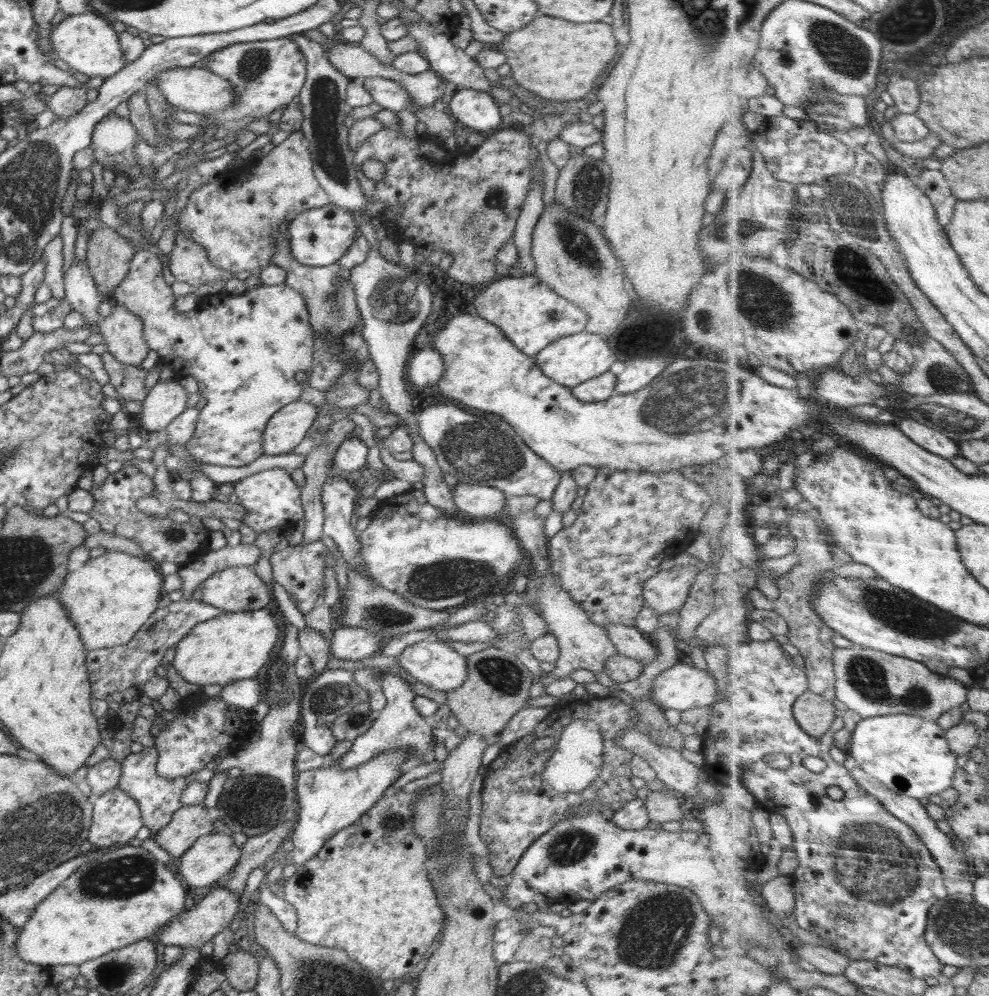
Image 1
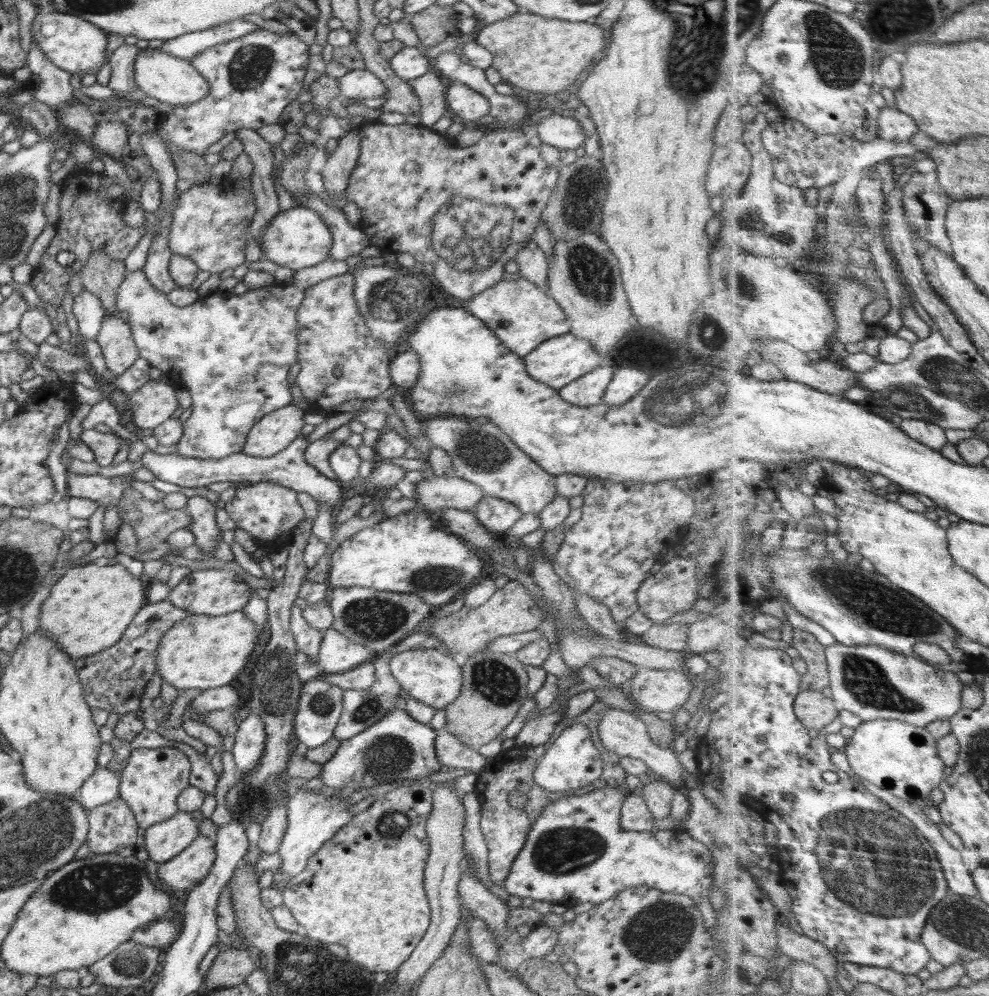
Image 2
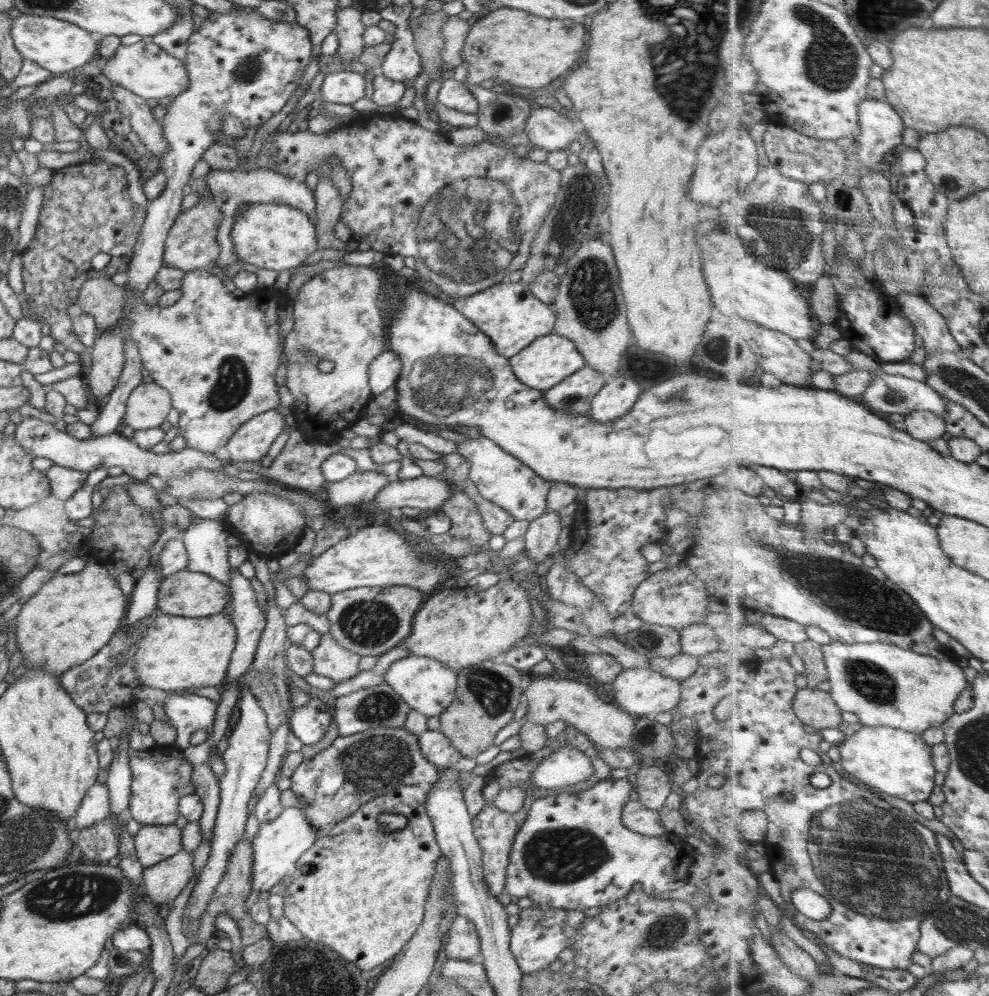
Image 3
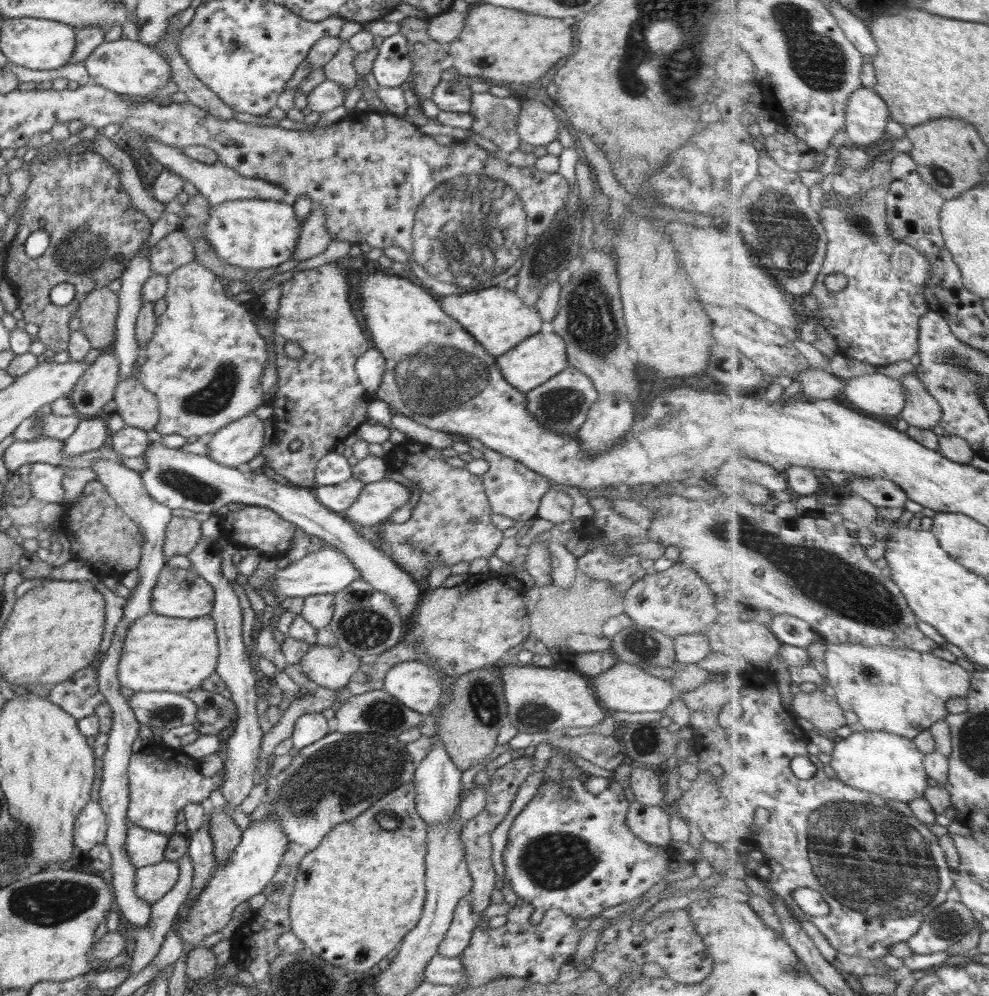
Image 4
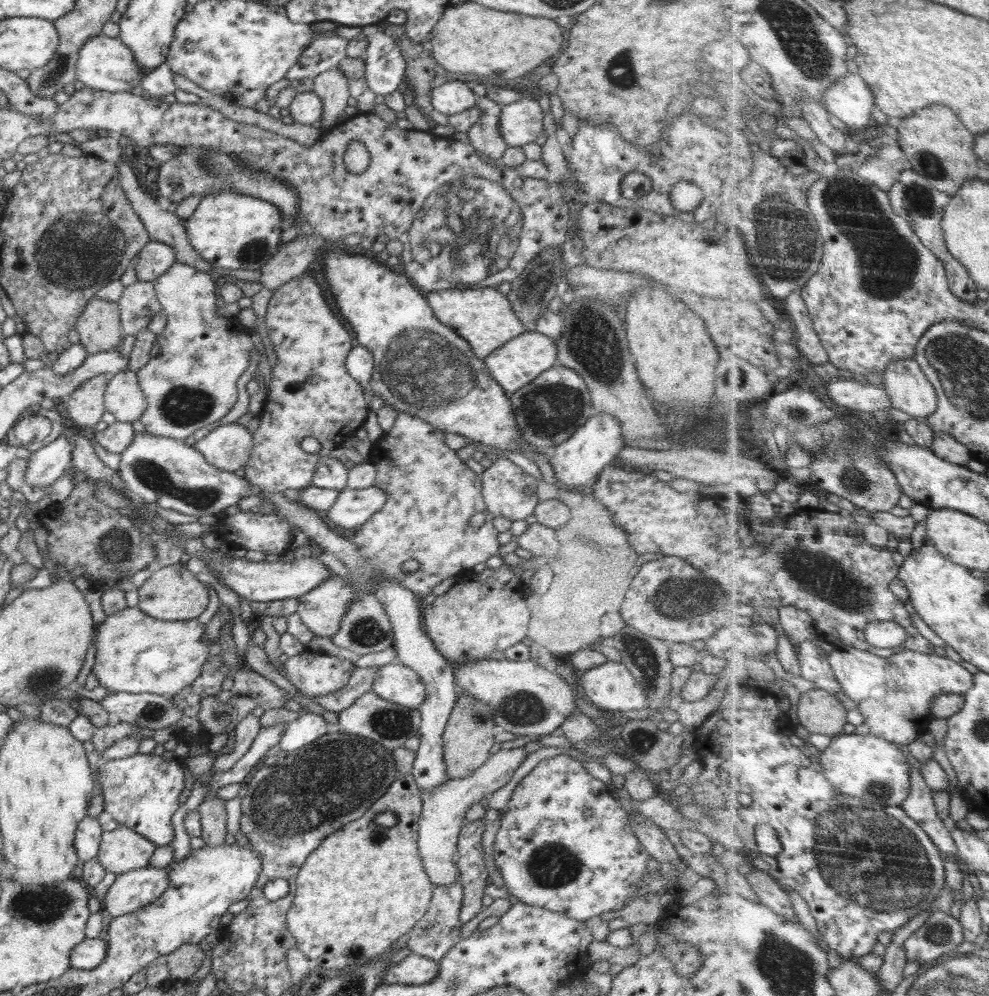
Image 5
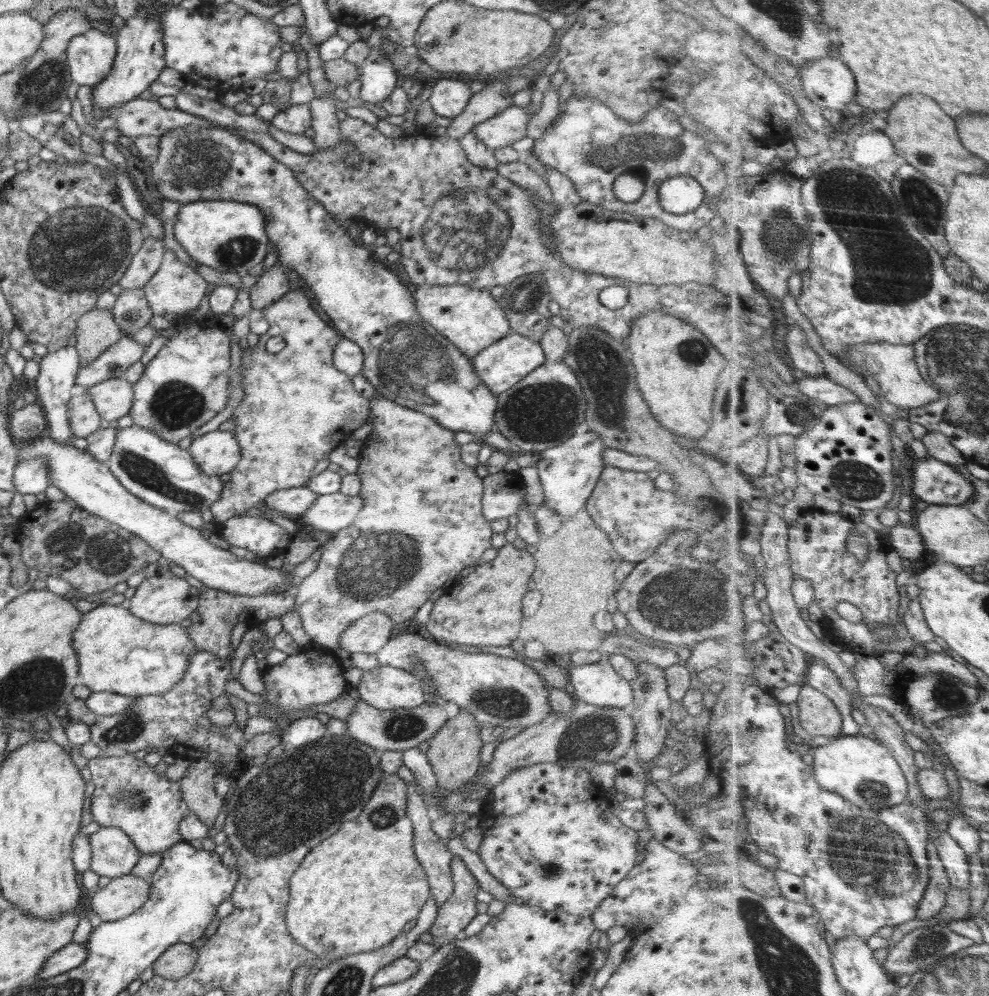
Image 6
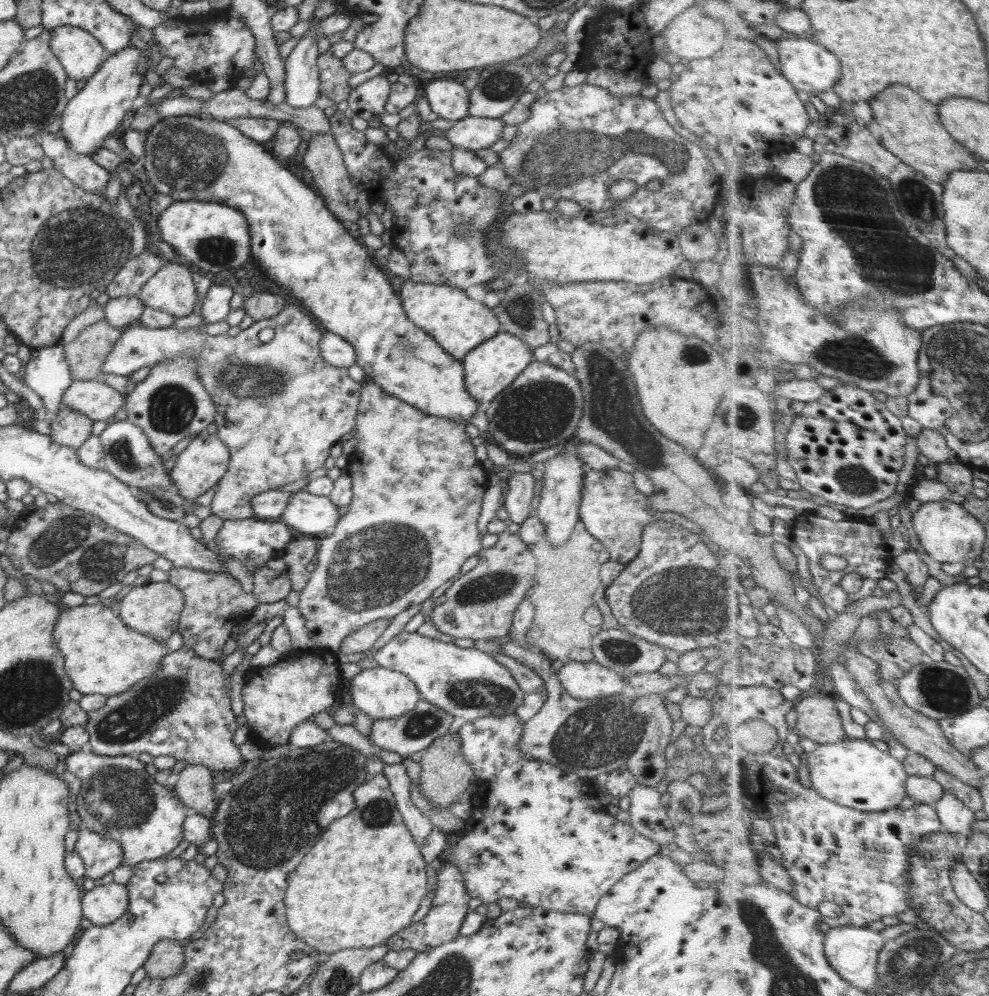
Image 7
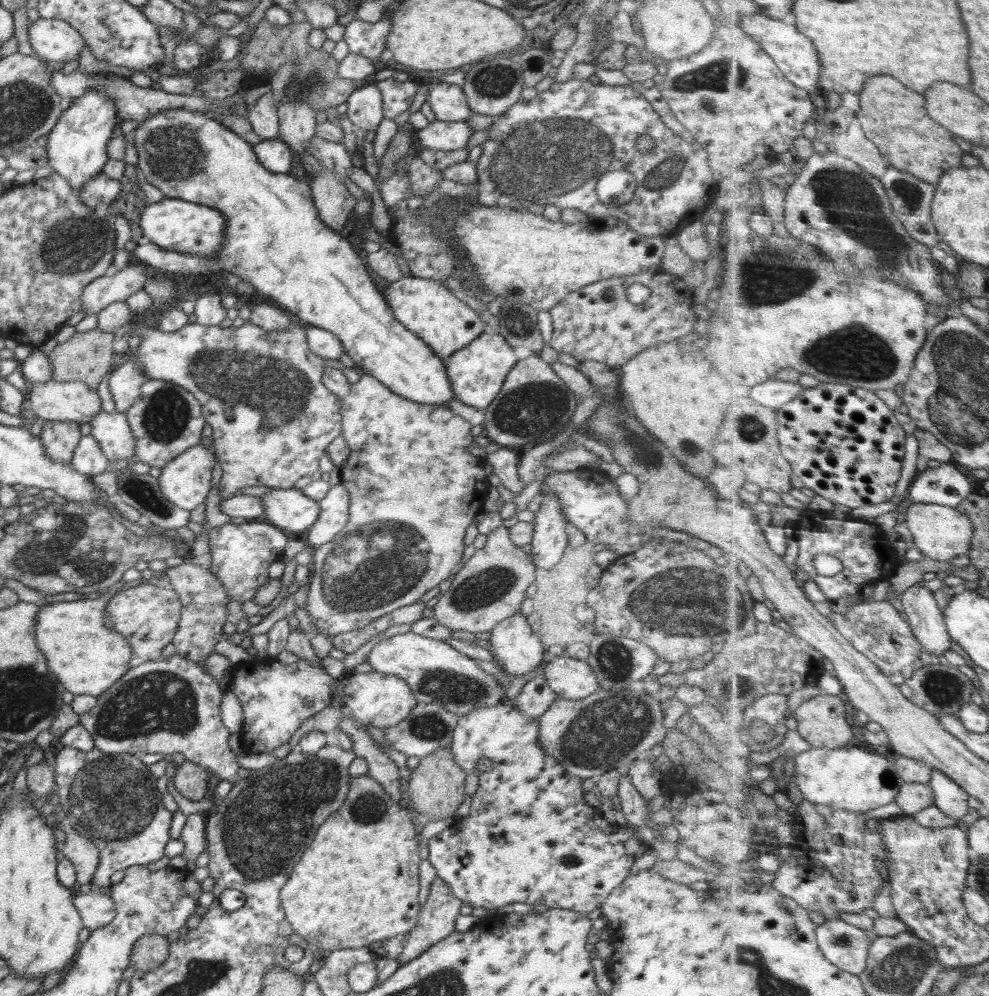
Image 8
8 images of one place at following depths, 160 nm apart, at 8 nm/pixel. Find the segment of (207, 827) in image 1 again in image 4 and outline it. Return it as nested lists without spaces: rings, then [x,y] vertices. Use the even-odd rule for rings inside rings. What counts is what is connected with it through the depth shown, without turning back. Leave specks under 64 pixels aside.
[[[134,826],[127,832],[126,854],[136,868],[164,861],[170,836]]]

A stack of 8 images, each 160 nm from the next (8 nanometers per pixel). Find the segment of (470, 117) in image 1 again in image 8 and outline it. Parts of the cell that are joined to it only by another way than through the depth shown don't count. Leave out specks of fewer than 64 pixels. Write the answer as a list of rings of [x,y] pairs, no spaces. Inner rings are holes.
[[[433,83],[428,104],[438,121],[468,121],[472,116],[462,87],[450,83]]]

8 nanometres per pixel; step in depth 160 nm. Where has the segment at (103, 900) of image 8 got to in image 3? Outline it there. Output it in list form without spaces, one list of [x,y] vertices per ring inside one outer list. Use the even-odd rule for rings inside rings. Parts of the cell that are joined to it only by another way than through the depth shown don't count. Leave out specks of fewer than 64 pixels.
[[[180,850],[174,856],[158,862],[154,866],[144,867],[143,879],[145,894],[157,904],[169,903],[186,888],[192,876],[193,852]]]

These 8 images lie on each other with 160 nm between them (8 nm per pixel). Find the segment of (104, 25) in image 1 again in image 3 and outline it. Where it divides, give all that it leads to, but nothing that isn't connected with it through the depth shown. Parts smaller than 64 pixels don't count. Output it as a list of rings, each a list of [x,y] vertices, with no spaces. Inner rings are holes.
[[[18,13],[14,17],[14,26],[10,34],[23,59],[30,59],[42,68],[59,75],[73,72],[75,68],[84,66],[98,55],[99,44],[92,38],[90,31],[50,16]]]

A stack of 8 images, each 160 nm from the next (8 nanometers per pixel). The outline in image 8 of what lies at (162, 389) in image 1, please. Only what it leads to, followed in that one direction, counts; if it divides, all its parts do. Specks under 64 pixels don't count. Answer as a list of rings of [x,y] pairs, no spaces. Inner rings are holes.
[[[48,381],[28,389],[28,407],[44,421],[89,422],[102,410],[96,390],[82,381]]]

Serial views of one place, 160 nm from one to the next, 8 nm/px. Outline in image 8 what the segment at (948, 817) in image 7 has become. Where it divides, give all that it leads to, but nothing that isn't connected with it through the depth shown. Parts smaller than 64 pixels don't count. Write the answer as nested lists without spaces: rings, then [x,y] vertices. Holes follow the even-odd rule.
[[[938,769],[934,772],[934,778],[930,784],[935,790],[936,805],[947,815],[956,819],[958,823],[968,818],[968,812],[970,812],[968,800],[971,795],[969,790]]]

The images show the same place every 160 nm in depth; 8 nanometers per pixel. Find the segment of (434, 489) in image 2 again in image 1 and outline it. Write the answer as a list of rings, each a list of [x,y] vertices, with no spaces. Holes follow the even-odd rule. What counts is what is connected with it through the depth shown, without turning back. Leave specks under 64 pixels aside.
[[[458,481],[452,489],[454,505],[469,518],[492,516],[506,508],[506,494],[491,486]]]

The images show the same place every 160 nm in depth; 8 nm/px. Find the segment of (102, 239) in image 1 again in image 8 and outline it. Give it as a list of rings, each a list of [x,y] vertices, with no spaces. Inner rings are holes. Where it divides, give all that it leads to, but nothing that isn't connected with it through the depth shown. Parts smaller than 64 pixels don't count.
[[[99,328],[86,332],[76,332],[66,342],[59,344],[48,354],[52,361],[53,380],[58,382],[82,381],[97,390],[104,375],[109,374],[118,361],[114,353],[114,333]]]

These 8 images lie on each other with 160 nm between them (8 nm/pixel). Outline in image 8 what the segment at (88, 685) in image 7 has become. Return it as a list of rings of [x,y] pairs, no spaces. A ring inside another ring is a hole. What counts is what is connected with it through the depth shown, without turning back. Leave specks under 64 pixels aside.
[[[120,580],[96,599],[79,599],[45,604],[38,609],[35,622],[37,647],[58,676],[64,689],[73,695],[97,697],[104,694],[126,671],[133,650],[118,632],[104,627],[105,606],[125,583]]]

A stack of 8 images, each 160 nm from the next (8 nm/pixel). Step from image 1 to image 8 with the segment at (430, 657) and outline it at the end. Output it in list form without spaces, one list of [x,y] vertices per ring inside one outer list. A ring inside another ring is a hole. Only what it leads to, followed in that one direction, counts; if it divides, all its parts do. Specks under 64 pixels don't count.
[[[366,667],[353,672],[344,687],[344,706],[363,726],[370,724],[380,729],[394,727],[405,720],[417,704],[413,691],[402,678]]]

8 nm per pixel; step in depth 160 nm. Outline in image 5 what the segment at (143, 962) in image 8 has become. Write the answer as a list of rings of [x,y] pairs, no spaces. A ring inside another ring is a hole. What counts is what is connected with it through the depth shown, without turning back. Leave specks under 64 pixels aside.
[[[180,945],[174,952],[164,956],[170,969],[171,979],[191,980],[199,970],[206,953],[198,945]]]

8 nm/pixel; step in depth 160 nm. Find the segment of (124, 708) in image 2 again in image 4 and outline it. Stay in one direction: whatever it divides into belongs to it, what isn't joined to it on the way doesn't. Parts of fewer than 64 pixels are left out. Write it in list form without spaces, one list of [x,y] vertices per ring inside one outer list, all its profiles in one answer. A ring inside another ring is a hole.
[[[97,660],[82,670],[77,670],[68,680],[55,684],[48,701],[60,706],[74,719],[92,716],[100,704],[106,704],[98,689]]]

